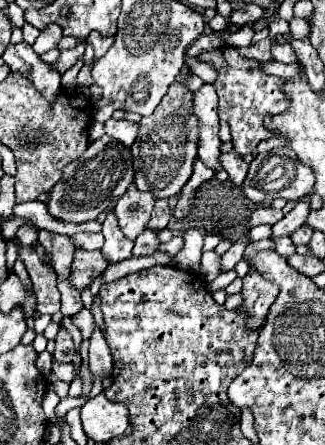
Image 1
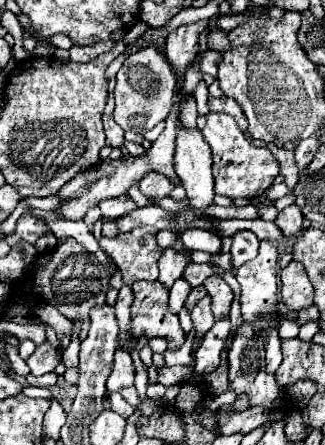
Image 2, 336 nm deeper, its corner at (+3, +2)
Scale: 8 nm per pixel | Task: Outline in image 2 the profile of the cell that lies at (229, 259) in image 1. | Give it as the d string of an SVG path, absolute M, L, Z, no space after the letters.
M205 295L203 299L197 301L197 305L195 305L193 311L191 311L191 319L193 319L193 325L195 325L195 329L197 329L195 339L203 337L203 335L211 329L213 321L215 321L213 311L211 311L211 295Z

